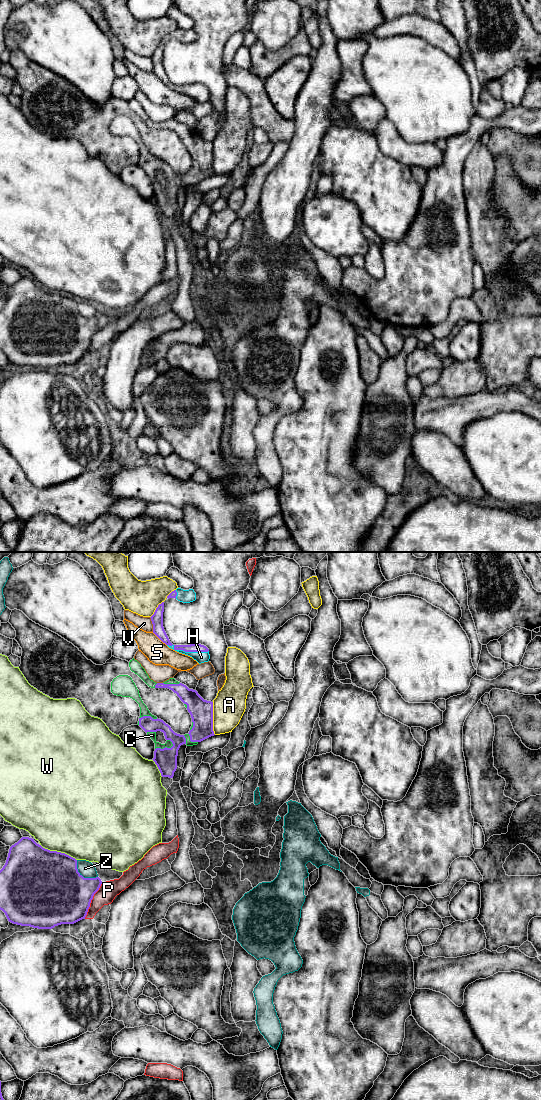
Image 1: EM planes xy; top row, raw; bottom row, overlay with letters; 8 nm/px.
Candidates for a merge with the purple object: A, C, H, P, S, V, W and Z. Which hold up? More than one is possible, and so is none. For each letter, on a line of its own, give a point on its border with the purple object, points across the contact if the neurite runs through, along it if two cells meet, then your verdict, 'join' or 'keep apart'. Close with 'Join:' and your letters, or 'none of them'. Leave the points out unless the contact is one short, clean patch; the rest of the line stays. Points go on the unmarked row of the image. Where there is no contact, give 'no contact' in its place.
A: contact xy (212, 158); keep apart
C: contact xy (165, 187); join
H: contact xy (187, 91); join
P: contact xy (90, 341); keep apart
S: contact xy (159, 78); keep apart
V: contact xy (152, 63); keep apart
W: contact xy (58, 292); keep apart
Z: contact xy (81, 315); keep apart
Join: C, H

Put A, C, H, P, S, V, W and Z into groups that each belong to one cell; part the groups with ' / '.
A / C H / P / S / V / W / Z

